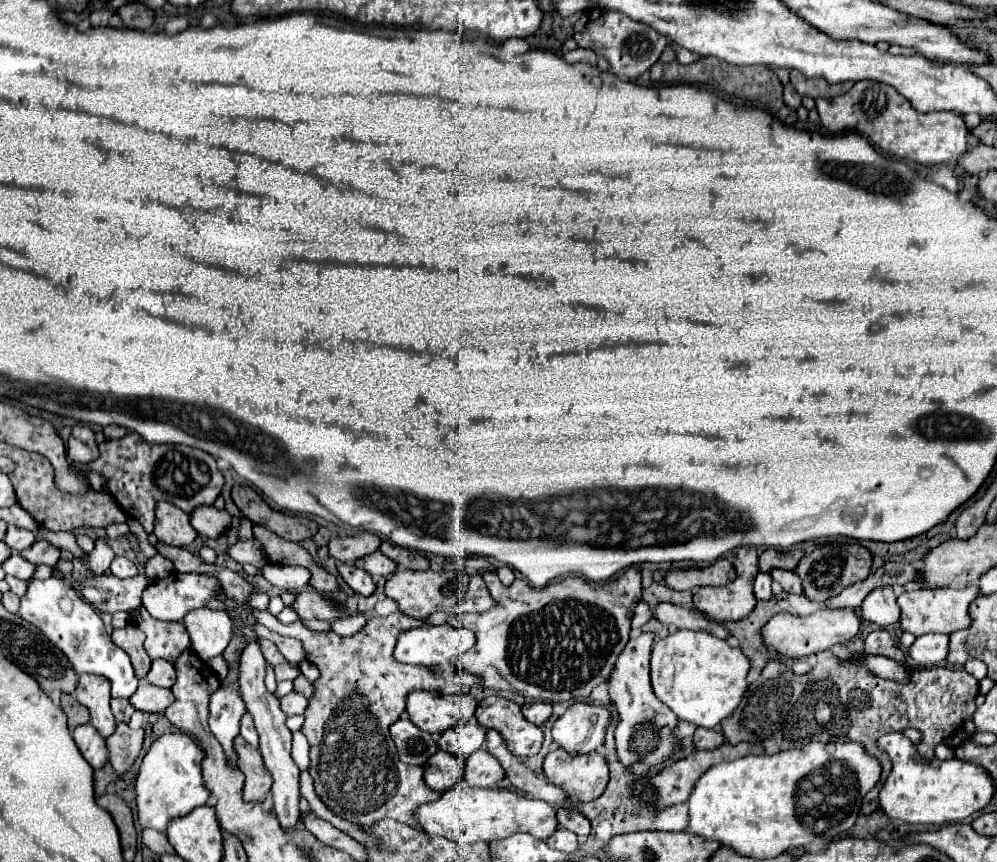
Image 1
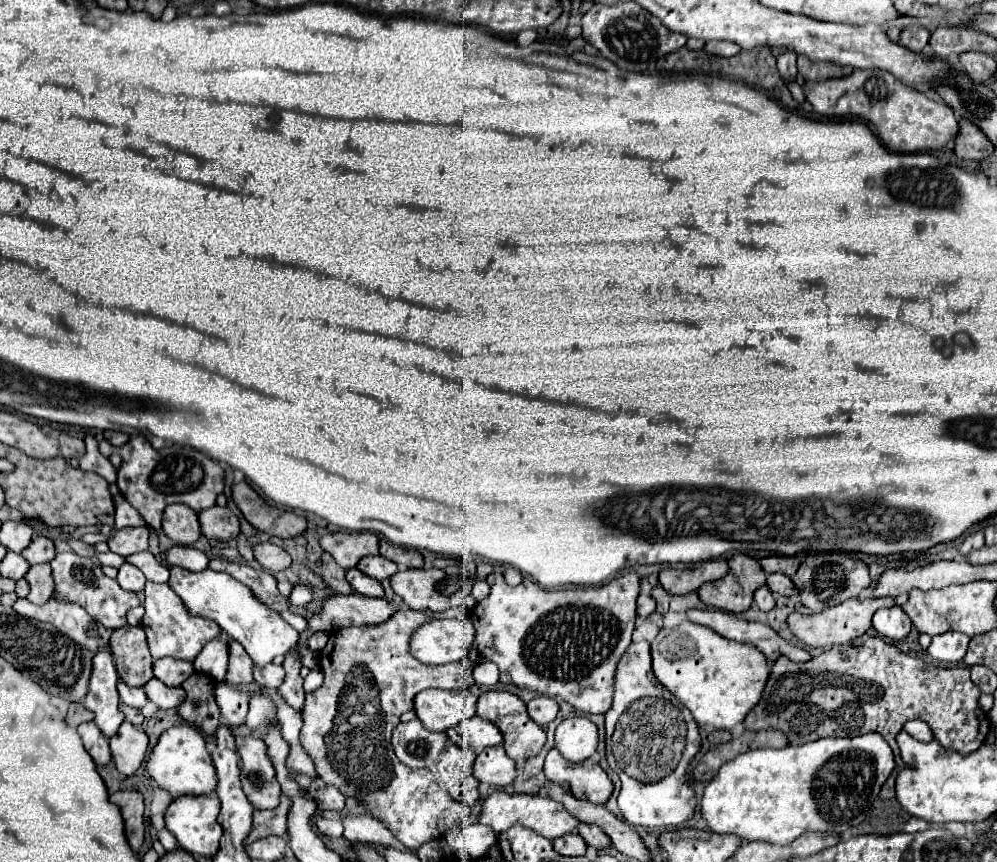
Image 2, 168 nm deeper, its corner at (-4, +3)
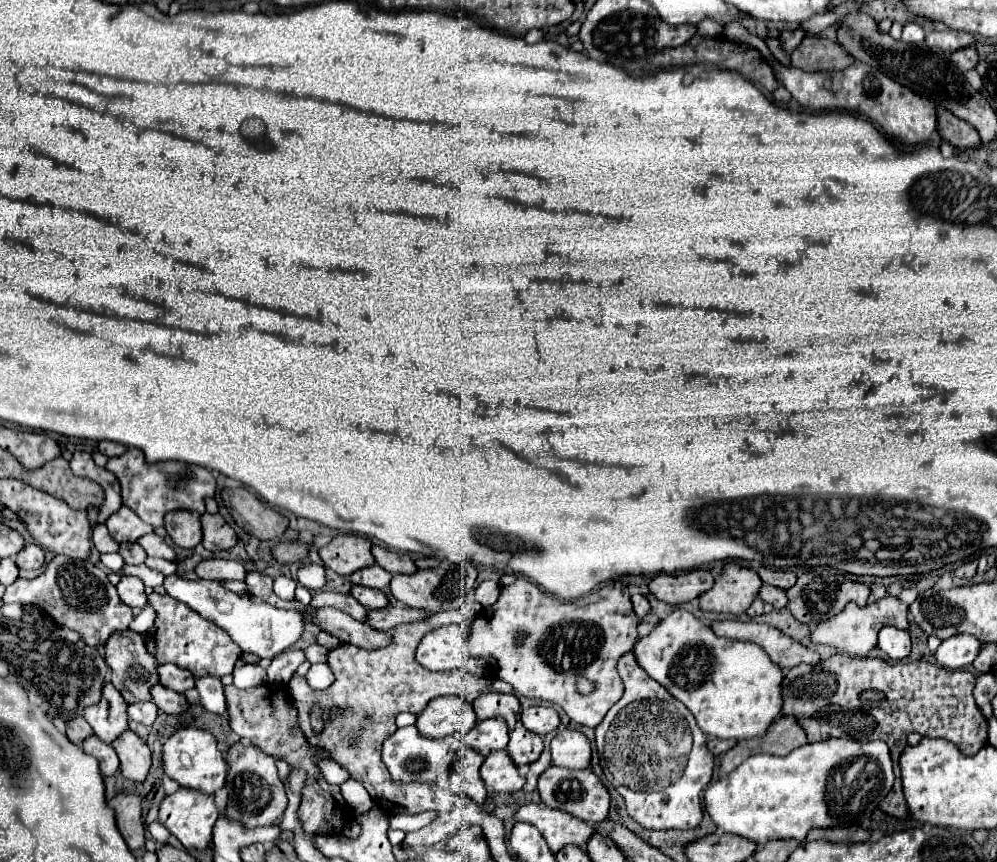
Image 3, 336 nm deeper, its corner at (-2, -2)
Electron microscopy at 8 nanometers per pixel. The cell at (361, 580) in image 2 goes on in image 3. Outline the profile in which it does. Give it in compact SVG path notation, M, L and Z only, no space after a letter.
M353 586L351 588L351 594L353 598L363 604L367 610L379 610L379 608L385 608L389 604L387 596L381 592L381 590L375 590L375 588L367 588L367 586Z

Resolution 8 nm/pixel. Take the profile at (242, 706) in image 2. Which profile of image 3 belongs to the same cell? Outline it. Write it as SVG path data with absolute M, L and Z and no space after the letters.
M203 676L195 680L195 688L199 692L201 704L213 712L213 714L225 714L227 704L225 704L225 694L223 694L223 684L217 676Z

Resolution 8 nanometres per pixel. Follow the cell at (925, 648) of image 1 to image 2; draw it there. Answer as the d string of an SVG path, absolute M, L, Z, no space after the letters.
M941 633L931 639L927 651L935 661L957 663L965 655L967 645L969 645L969 637L965 633Z

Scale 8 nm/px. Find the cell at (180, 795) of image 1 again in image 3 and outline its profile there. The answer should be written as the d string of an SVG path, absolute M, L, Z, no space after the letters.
M181 728L163 746L163 770L185 788L213 794L225 786L227 762L211 732L201 728Z

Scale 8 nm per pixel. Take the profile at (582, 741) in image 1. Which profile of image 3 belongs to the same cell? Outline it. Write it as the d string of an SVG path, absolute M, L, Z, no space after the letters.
M563 730L551 740L553 764L561 768L583 770L591 762L591 746L585 734L577 730Z

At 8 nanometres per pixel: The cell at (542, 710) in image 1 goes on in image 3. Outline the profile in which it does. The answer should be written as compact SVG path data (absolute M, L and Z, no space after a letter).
M533 706L521 712L521 722L529 732L545 736L559 726L559 714L549 706Z

